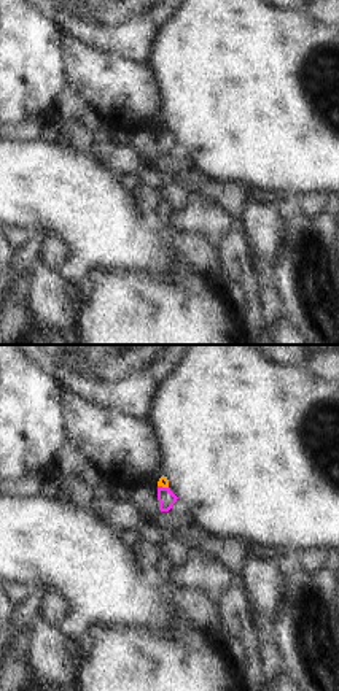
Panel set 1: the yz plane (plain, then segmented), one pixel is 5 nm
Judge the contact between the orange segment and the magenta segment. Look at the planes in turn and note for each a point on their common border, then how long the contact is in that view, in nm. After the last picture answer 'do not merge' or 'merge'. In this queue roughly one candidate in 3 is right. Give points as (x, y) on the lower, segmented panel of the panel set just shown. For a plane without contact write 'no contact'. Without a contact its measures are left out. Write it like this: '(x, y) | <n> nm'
(163, 486) | 60 nm

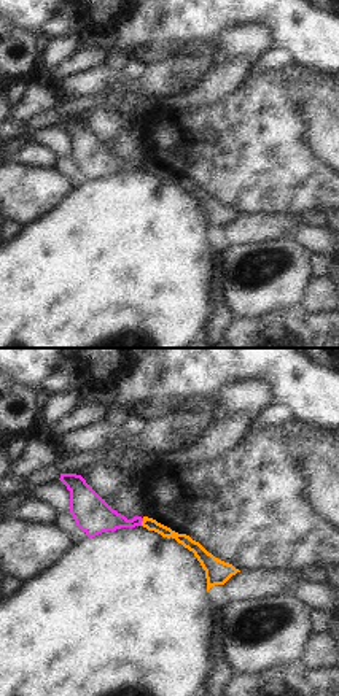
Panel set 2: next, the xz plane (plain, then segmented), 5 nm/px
(142, 522) | 40 nm

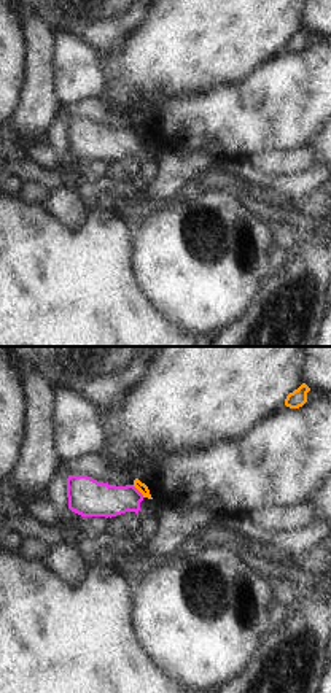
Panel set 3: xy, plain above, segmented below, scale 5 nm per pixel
(139, 490) | 90 nm

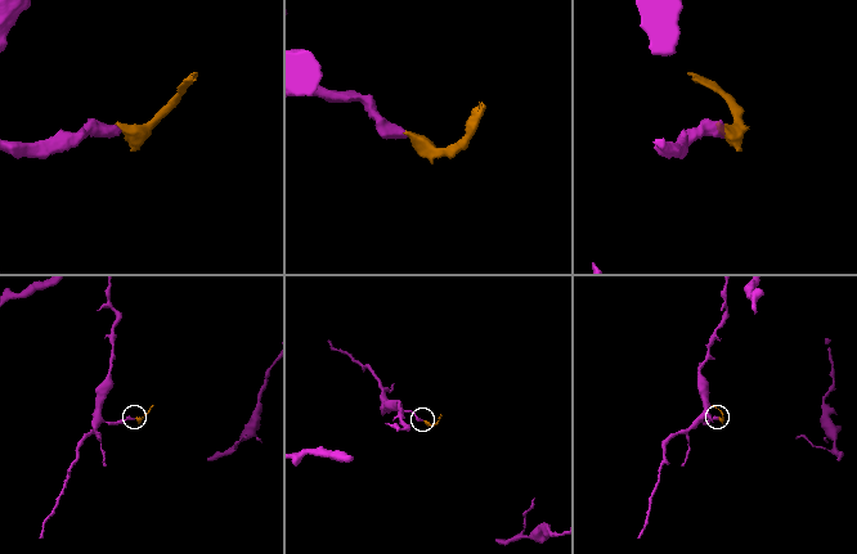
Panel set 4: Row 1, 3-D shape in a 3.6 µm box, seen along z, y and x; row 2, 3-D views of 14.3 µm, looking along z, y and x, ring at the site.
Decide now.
do not merge

